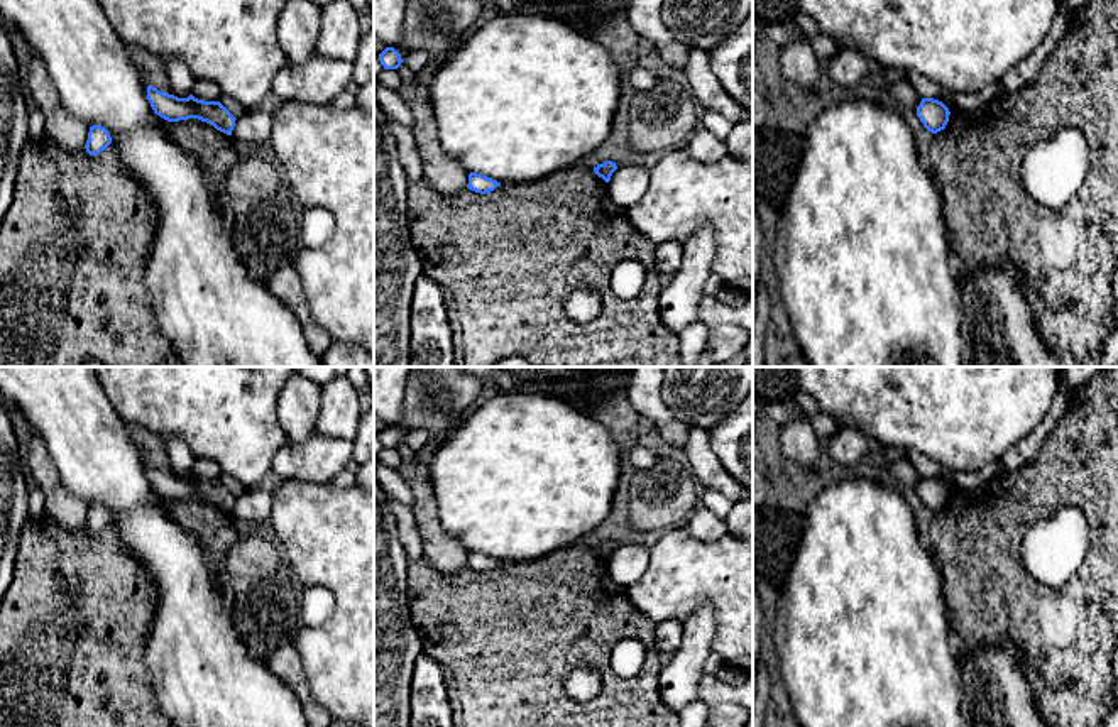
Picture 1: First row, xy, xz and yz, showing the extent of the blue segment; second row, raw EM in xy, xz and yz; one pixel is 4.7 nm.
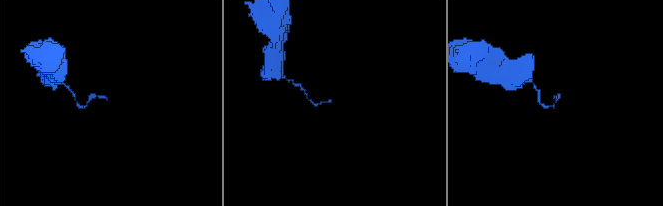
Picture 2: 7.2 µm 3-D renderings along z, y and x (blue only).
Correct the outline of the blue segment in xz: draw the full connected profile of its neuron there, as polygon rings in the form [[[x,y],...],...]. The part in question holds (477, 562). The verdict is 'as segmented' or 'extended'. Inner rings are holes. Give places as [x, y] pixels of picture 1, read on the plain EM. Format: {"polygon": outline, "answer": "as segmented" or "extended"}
{"polygon": [[[470,551],[467,566],[475,571],[485,573],[485,571],[494,570],[499,563],[501,561],[494,560],[492,556],[487,556],[477,551]]], "answer": "as segmented"}

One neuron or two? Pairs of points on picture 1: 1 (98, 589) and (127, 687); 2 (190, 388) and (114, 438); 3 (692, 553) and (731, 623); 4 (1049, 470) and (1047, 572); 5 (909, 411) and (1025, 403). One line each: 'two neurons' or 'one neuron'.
1: one neuron
2: two neurons
3: one neuron
4: two neurons
5: one neuron

